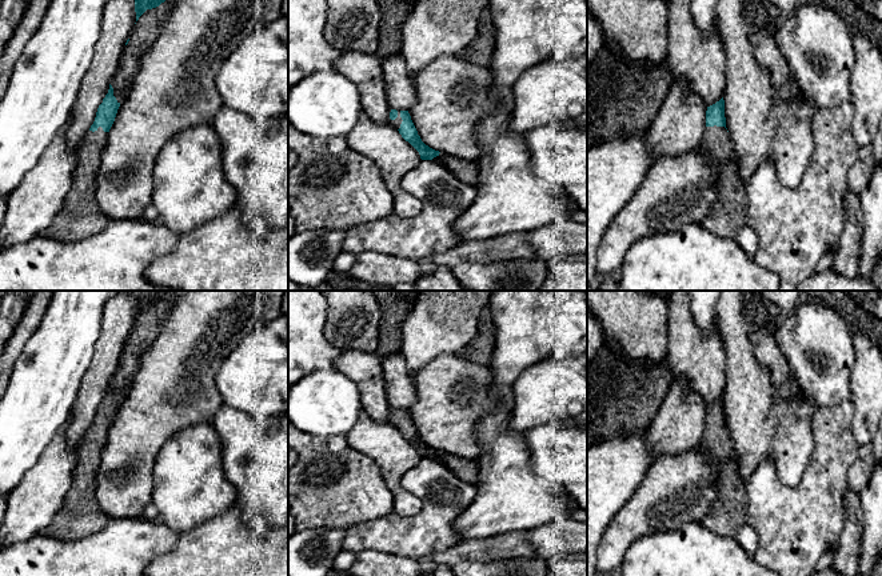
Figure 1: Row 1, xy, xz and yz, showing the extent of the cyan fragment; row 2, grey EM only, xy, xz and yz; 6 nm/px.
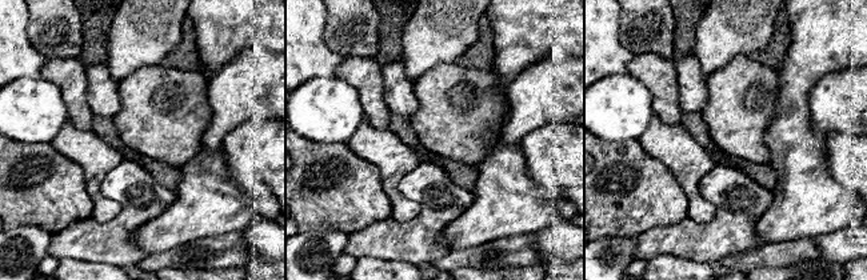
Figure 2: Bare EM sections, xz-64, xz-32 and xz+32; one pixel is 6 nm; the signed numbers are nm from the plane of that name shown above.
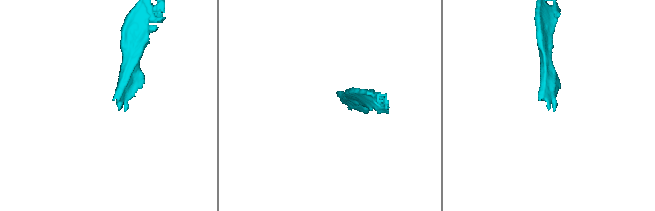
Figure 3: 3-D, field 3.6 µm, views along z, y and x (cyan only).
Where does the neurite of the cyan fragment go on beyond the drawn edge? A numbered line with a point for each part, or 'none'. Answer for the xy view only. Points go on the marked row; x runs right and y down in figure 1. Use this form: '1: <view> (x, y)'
1: xy (79, 218)

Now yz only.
1: yz (727, 216)

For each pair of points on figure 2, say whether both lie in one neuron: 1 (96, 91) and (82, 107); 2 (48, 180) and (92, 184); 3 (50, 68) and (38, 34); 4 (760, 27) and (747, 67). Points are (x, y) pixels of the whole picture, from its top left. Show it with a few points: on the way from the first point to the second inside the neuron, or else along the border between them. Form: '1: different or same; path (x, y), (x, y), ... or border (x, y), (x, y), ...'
1: different; border (84, 70), (86, 99), (94, 114)
2: different; border (68, 158), (82, 170), (92, 202), (92, 215)
3: different; border (76, 58), (50, 58), (47, 60)
4: different; border (750, 55), (738, 55), (720, 68)

